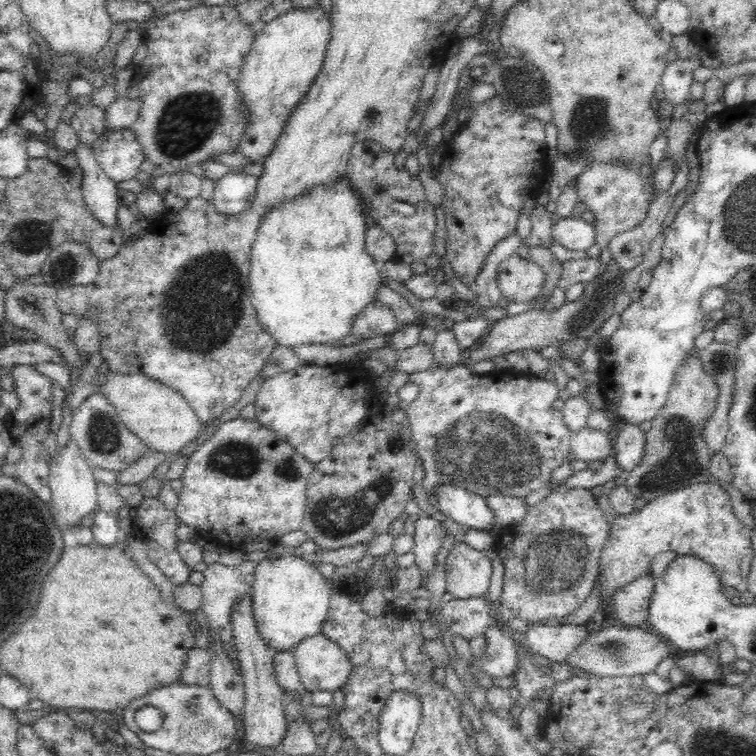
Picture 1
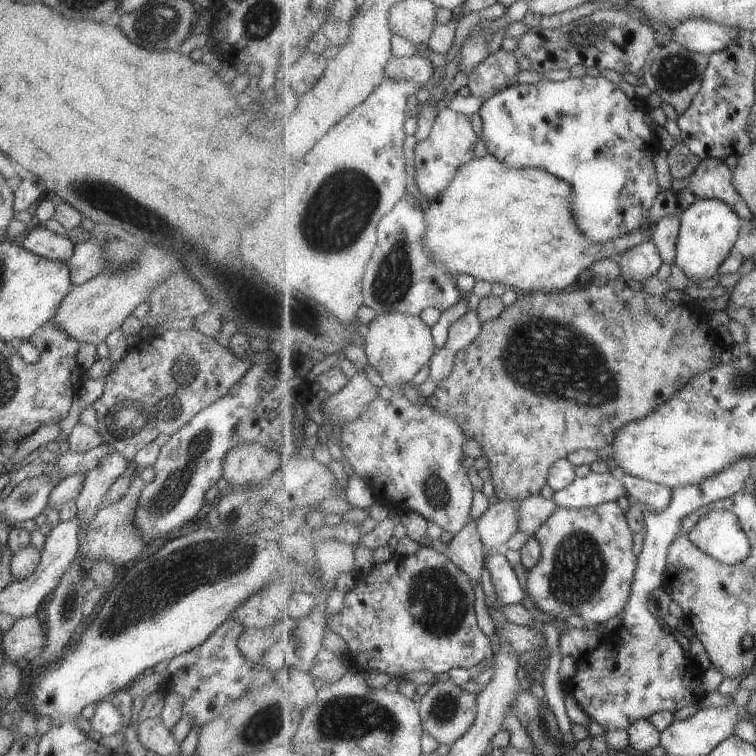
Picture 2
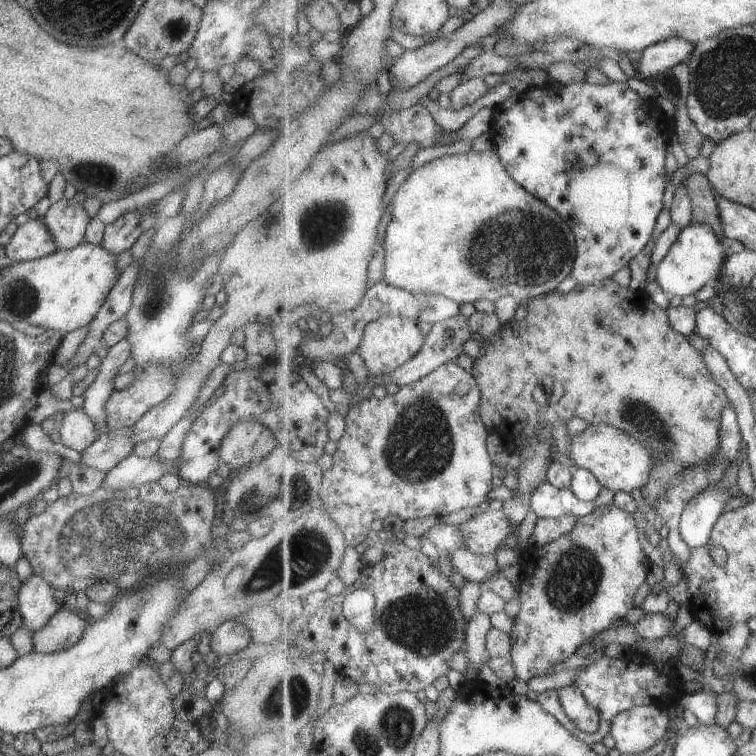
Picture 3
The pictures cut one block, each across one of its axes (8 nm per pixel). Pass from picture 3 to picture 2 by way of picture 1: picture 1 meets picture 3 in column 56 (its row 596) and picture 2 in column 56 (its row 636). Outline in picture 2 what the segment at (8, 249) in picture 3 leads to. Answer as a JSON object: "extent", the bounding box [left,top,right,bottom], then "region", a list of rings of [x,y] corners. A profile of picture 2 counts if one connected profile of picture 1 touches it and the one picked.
{"extent":[17,225,73,263],"region":[[[47,225],[30,226],[17,240],[18,245],[38,257],[66,263],[72,255],[73,245],[67,237],[47,229]]]}

